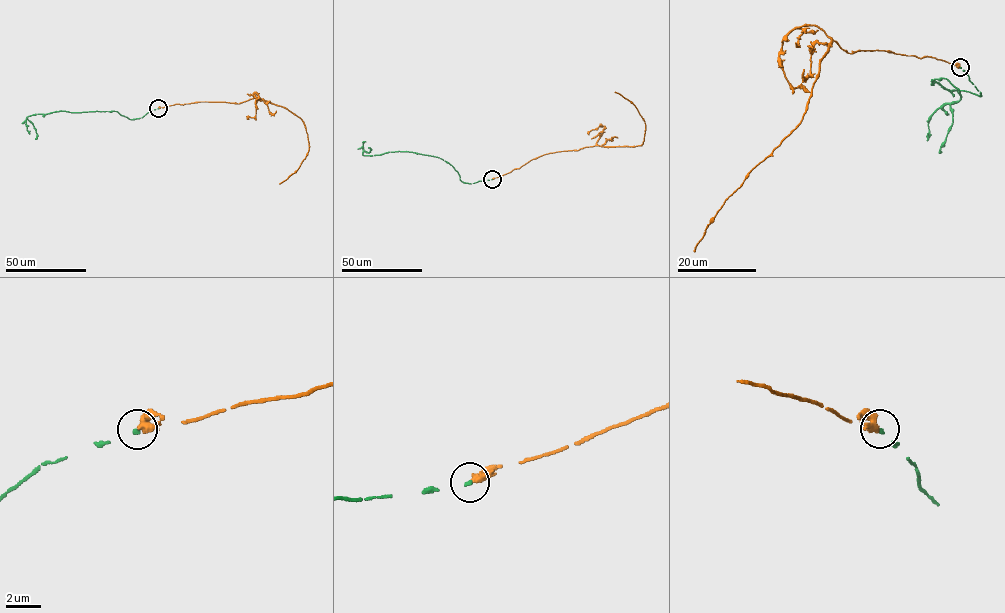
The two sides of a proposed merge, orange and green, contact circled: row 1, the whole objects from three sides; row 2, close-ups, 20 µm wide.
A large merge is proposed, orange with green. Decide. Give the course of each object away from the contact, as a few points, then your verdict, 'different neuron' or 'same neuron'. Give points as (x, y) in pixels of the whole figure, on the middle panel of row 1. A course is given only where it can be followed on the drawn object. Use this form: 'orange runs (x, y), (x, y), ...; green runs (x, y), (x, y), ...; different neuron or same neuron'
orange runs (492, 179), (545, 154), (596, 145), (641, 145), (645, 127), (643, 119), (634, 105), (615, 91); green runs (492, 179), (462, 182), (452, 165), (438, 157), (403, 151), (362, 154), (364, 151), (369, 153), (369, 147); same neuron

